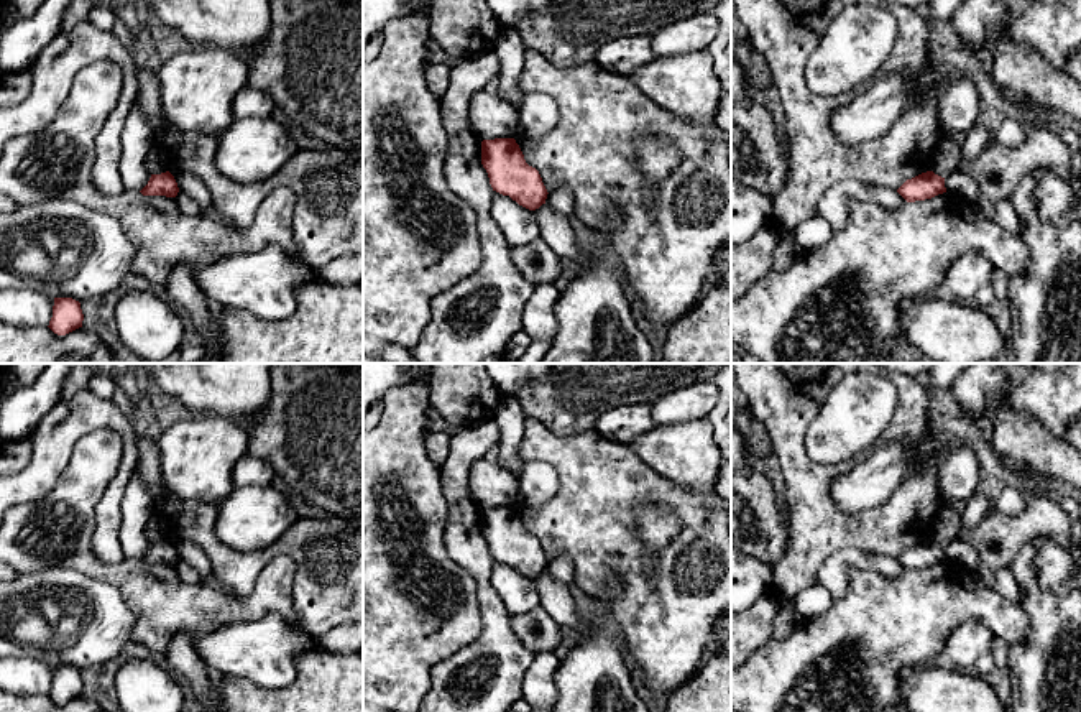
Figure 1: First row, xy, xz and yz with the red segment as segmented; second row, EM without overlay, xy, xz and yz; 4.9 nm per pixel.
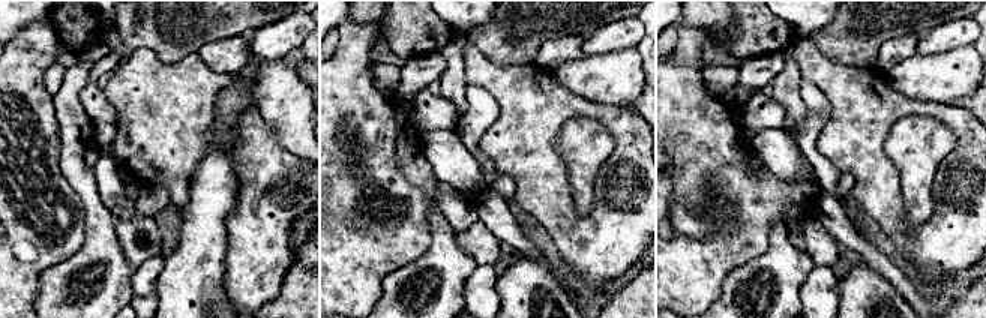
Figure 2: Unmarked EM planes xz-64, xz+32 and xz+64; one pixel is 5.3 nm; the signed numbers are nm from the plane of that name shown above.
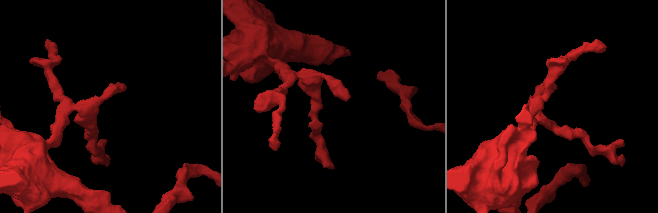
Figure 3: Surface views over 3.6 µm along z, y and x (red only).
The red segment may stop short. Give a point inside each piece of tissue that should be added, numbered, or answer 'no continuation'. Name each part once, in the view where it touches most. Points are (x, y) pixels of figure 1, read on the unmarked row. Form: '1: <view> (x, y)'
no continuation

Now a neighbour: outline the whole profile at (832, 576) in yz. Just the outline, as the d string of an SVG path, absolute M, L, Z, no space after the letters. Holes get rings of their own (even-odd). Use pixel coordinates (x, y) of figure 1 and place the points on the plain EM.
M843 548L835 551L820 567L816 585L826 589L835 599L841 597L848 587L846 571L872 571L882 576L897 577L907 569L894 557L872 554L859 548Z

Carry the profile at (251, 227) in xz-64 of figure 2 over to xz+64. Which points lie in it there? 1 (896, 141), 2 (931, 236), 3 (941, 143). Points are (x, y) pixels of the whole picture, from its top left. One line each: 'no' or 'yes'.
1: no
2: yes
3: no

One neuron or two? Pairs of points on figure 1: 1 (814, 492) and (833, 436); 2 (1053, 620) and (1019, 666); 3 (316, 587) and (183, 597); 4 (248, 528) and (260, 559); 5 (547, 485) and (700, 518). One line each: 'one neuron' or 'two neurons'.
1: two neurons
2: one neuron
3: two neurons
4: two neurons
5: two neurons

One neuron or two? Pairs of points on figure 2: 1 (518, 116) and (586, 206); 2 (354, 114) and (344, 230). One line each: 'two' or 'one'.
1: two
2: one

